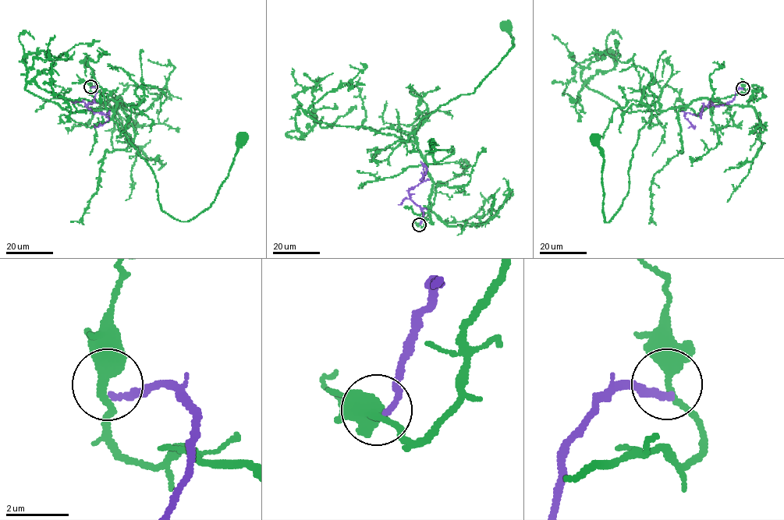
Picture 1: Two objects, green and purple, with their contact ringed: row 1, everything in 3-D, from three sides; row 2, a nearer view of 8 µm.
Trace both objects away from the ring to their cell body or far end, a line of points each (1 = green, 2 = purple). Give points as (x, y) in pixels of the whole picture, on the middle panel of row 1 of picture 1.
1: (419, 224), (424, 224), (436, 185), (414, 132), (441, 105), (473, 93), (513, 45), (505, 26)
2: (420, 224), (423, 214), (409, 192), (423, 179), (423, 164), (426, 171), (420, 180)

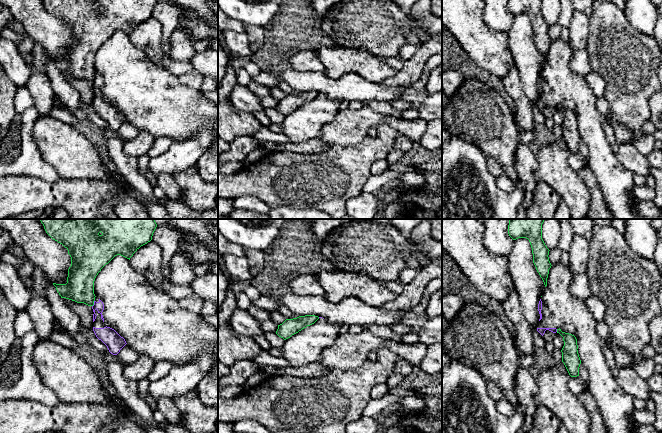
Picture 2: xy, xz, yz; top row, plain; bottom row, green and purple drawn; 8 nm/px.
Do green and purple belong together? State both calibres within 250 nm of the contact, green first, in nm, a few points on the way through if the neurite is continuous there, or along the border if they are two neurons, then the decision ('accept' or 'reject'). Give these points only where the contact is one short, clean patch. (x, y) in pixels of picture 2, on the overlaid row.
calibres 220 and 70 nm; reject

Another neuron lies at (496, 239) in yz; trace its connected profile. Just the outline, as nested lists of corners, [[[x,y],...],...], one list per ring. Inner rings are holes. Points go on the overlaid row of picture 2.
[[[486,219],[483,225],[485,248],[495,255],[508,257],[514,243],[508,234],[509,219]]]

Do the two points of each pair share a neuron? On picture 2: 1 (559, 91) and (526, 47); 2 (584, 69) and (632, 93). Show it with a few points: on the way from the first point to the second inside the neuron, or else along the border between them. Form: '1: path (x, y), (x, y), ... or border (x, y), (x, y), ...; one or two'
1: border (546, 63), (541, 71); two
2: border (585, 48), (592, 70); two

